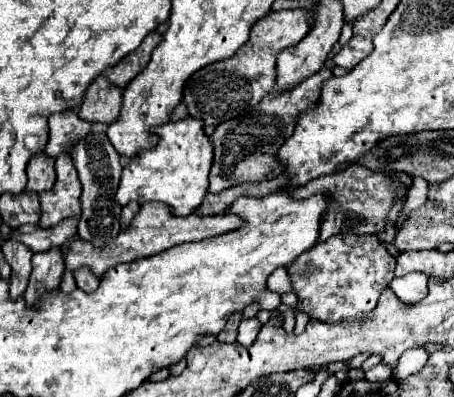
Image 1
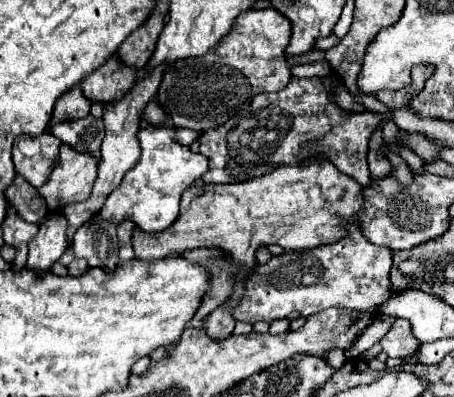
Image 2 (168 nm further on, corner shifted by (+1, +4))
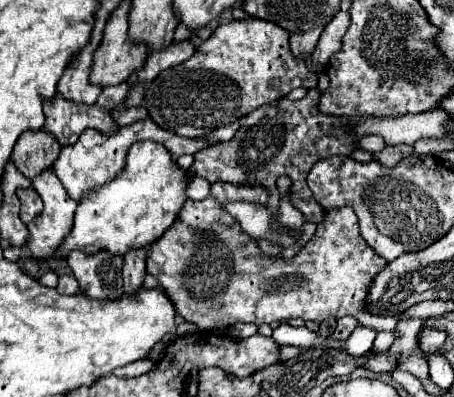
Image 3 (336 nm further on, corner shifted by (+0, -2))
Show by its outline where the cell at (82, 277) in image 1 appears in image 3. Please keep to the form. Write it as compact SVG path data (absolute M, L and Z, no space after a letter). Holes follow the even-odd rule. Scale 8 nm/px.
M62 275L60 281L58 281L56 291L58 291L60 295L74 295L74 293L78 293L76 277L74 277L74 275Z

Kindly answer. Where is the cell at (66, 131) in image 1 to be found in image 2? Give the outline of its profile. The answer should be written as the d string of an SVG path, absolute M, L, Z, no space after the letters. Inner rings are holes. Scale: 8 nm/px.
M79 85L75 89L71 89L71 93L65 93L63 97L59 97L59 101L55 103L55 111L53 111L53 119L47 127L47 133L51 133L53 125L61 123L61 121L75 121L75 119L83 119L89 115L89 107L91 103L83 97Z

